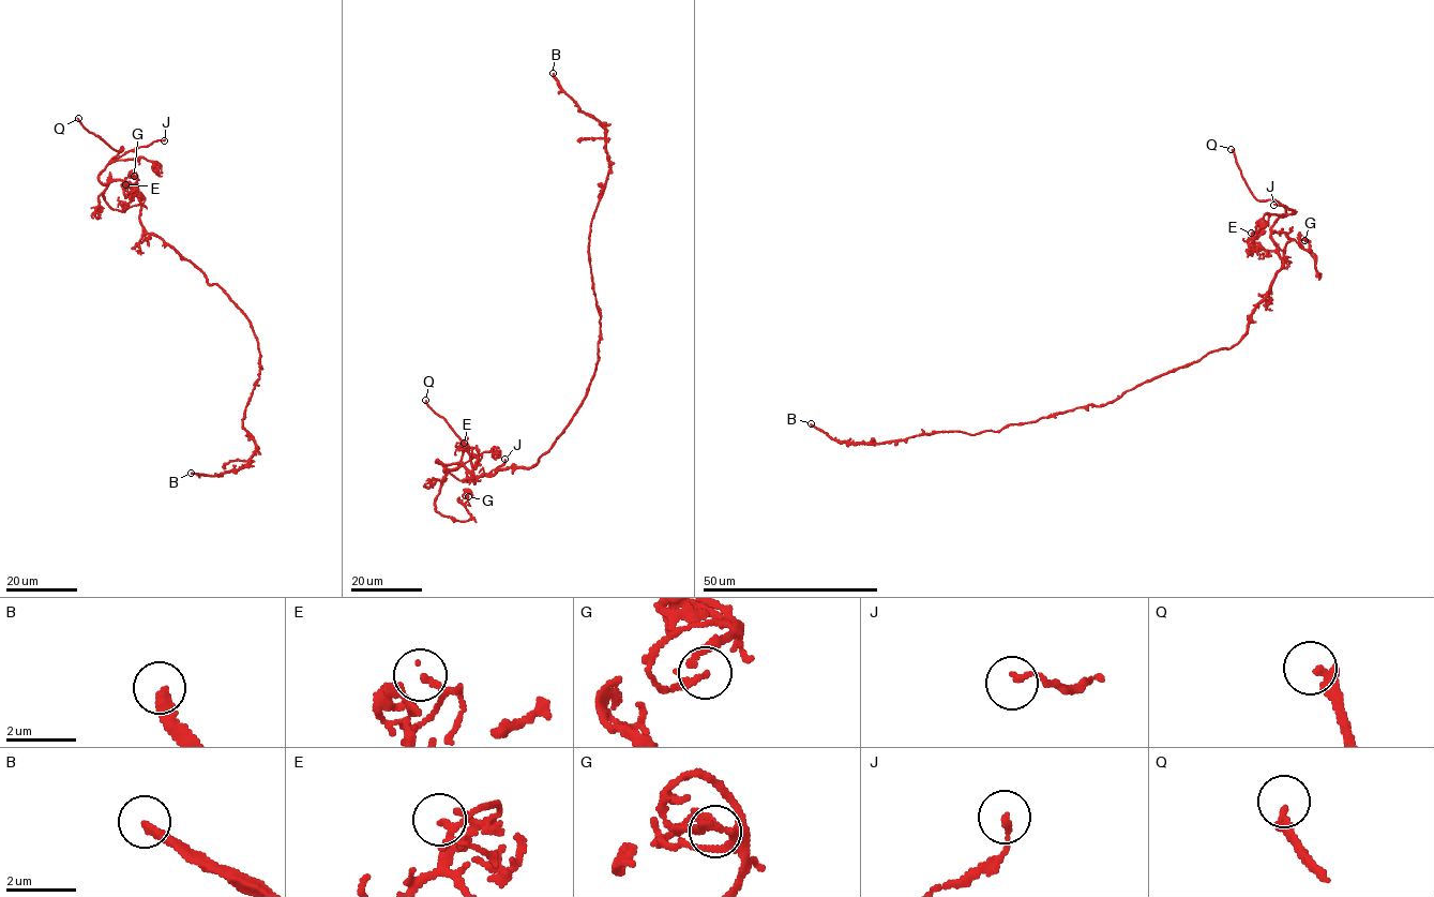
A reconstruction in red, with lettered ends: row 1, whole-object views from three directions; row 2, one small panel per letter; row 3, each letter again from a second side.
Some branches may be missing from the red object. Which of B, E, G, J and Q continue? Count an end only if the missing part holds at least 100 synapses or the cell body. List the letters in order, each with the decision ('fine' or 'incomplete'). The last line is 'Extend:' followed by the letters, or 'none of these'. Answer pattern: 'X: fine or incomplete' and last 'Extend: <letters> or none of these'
B: incomplete
E: fine
G: fine
J: fine
Q: incomplete
Extend: B, Q

